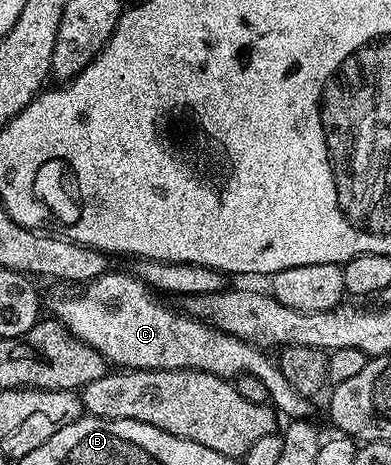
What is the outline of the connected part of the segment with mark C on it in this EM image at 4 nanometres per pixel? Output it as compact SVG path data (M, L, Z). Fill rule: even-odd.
M109 271L100 277L93 277L91 281L83 286L81 293L73 297L60 297L52 305L51 316L60 324L64 325L82 343L94 347L100 352L105 362L114 364L121 370L125 369L197 369L203 373L212 373L215 377L235 379L237 377L253 377L262 379L262 387L266 387L268 401L281 414L285 413L288 419L308 419L313 415L312 404L309 398L304 397L294 387L290 387L286 375L282 375L279 364L272 361L265 350L246 343L229 333L209 325L207 321L200 321L197 317L190 317L179 308L167 309L161 298L152 289L144 284L139 277L128 273L115 273Z

